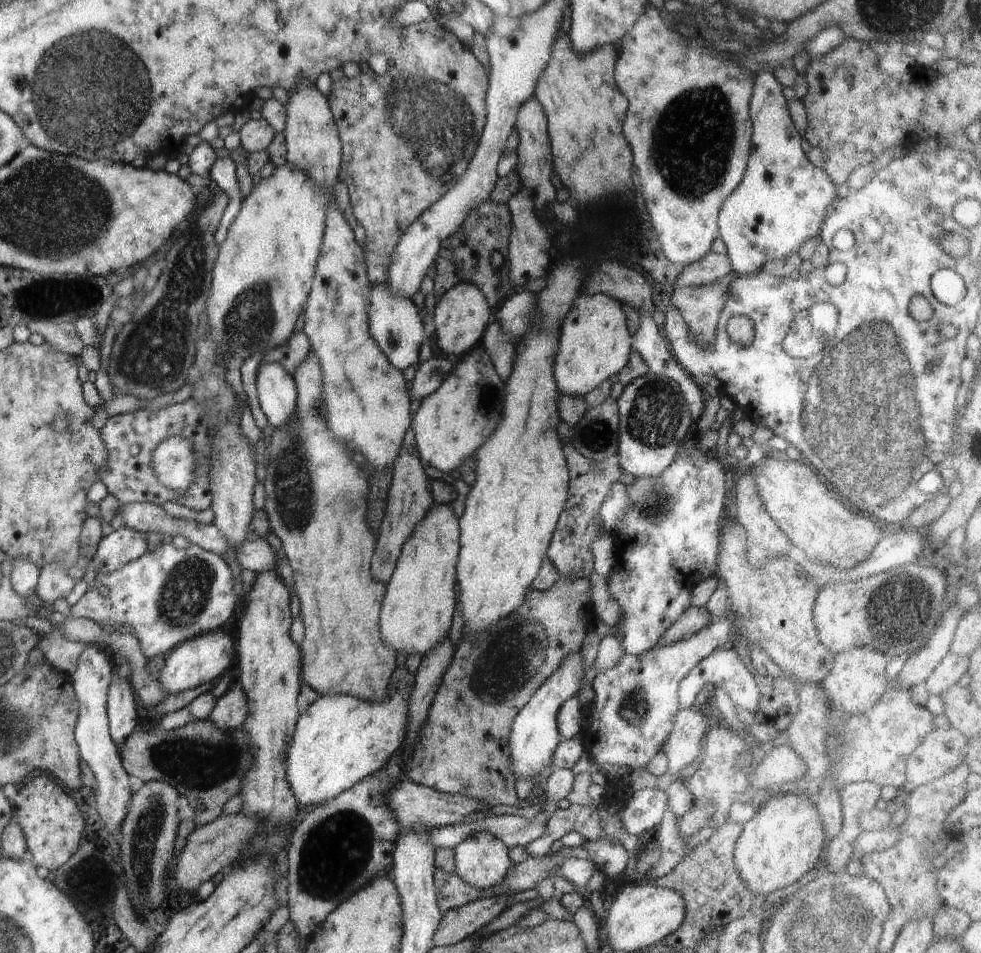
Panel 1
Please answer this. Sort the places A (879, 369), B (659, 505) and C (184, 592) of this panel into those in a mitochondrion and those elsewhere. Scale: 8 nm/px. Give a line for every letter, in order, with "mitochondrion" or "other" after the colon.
A: mitochondrion
B: mitochondrion
C: mitochondrion

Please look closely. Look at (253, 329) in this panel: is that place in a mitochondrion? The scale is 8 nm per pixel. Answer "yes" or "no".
yes

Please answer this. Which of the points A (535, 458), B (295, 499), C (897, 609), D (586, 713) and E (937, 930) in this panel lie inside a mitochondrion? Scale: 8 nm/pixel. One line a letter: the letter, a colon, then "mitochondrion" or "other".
A: other
B: mitochondrion
C: mitochondrion
D: other
E: other

